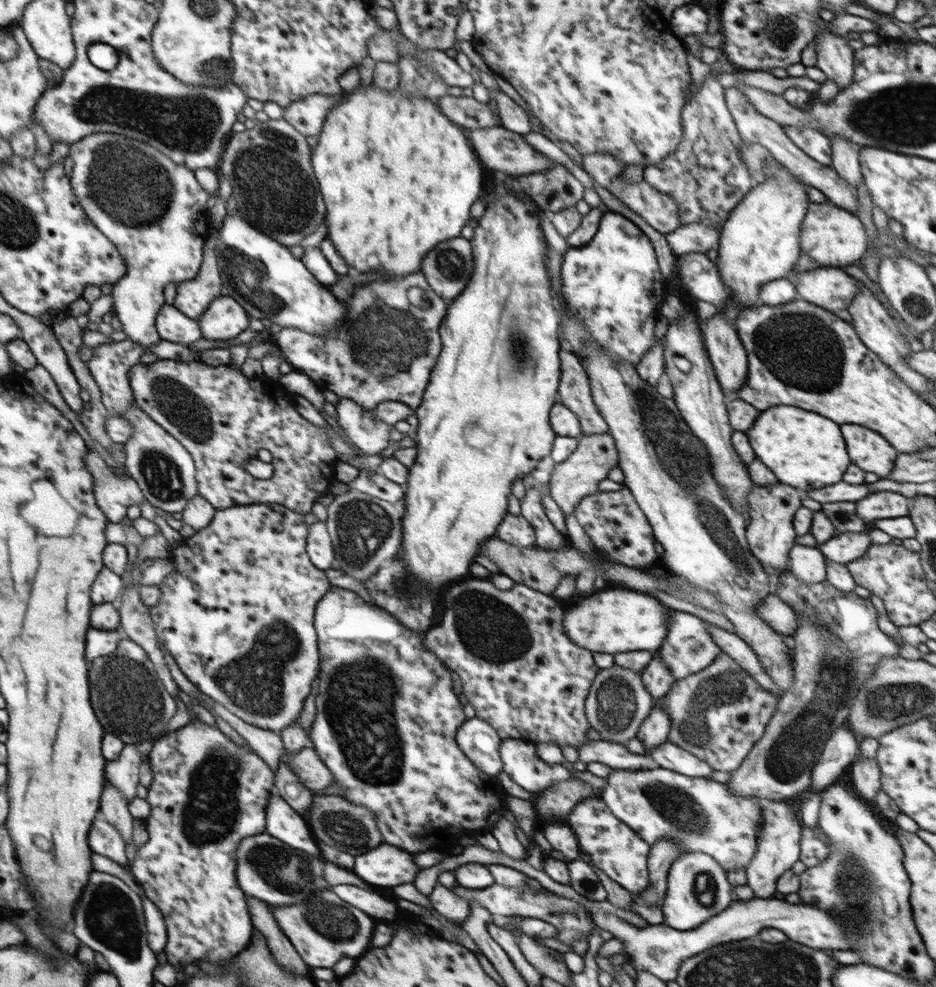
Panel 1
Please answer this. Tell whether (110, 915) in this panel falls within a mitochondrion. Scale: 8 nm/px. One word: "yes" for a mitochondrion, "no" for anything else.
yes

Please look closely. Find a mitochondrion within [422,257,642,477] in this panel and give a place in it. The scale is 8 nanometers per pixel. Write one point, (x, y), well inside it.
(519, 352)

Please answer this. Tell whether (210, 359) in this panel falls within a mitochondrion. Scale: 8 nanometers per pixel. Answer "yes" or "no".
no

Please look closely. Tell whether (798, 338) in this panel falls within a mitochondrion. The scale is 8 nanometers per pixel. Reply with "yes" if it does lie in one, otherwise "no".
yes

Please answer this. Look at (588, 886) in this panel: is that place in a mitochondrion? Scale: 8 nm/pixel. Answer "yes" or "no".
no

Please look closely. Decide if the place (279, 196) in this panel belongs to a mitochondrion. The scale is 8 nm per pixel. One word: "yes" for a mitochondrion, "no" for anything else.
yes

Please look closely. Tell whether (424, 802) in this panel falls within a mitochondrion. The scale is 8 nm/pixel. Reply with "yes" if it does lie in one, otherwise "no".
no

